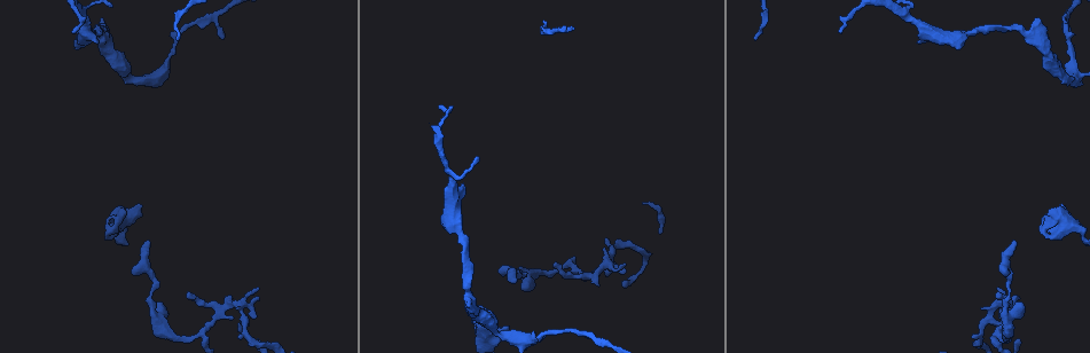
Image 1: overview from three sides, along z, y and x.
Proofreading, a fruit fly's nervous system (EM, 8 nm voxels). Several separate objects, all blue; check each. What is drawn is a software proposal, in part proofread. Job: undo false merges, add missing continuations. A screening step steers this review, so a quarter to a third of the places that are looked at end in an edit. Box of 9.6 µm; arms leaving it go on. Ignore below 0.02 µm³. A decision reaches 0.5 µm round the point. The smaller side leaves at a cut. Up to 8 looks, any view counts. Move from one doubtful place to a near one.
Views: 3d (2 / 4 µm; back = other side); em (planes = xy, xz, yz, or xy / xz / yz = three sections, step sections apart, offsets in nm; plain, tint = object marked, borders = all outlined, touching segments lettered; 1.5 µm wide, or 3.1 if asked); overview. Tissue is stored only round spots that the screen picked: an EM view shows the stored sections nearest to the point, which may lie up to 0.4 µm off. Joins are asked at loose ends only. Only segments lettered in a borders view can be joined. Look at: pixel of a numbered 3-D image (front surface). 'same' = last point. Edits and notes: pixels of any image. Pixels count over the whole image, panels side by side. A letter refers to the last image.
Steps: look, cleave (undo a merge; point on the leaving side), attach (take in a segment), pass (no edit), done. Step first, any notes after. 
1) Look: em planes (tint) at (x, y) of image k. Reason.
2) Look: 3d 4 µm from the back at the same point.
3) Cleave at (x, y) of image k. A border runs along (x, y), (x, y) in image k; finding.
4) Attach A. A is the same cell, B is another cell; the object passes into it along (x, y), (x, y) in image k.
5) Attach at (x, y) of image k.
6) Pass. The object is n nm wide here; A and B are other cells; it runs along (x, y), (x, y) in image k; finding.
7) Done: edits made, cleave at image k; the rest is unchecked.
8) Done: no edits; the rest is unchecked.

Look: 3d 4 µm at (75, 33) of image 1. Branch stops here.

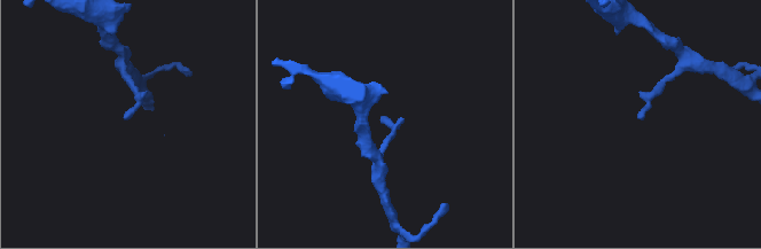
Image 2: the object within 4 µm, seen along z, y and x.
Look: em xz step 4 (borders) at (637, 117) of image 2. Need the tissue.

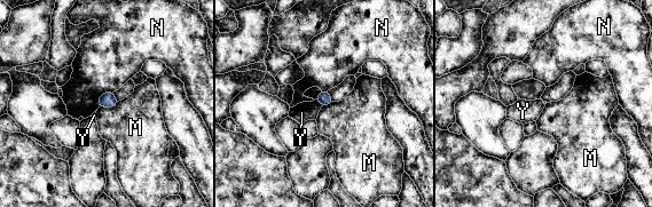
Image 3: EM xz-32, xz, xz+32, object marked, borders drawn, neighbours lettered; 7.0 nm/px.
Pass. The longest contact is with N, 160 nm; M, N and Y are other cells; a border runs along (112, 90), (99, 97), (97, 106) in image 3; none of them fits.

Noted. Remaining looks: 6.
Look: 3d 4 µm at (97, 33) of image 1. Calibre changes.

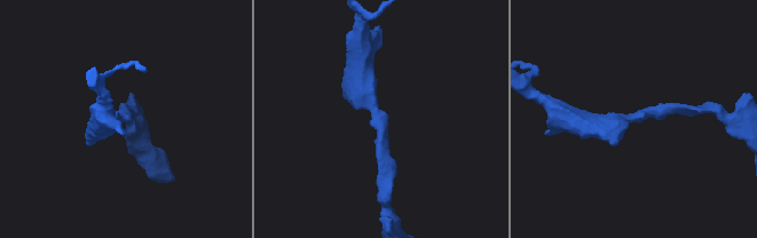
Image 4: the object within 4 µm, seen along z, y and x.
Look: em planes (borders) at (381, 121) of image 4.

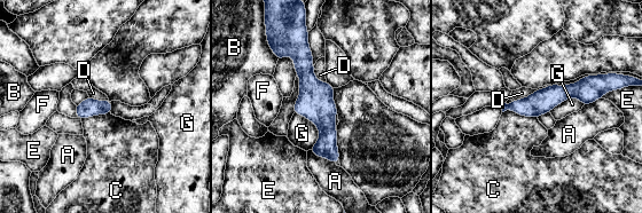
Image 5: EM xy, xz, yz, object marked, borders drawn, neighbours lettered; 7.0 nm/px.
Pass. A, B, C, D, E, F and G are other cells; a border runs along (294, 112), (319, 132), (310, 149) in image 5; continuous, no second neuron.

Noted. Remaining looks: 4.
Look: em planes (borders) at (1013, 242) of image 1. Branch stops here.

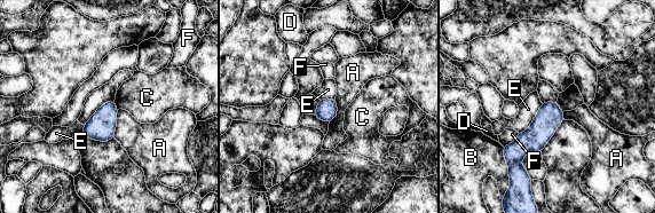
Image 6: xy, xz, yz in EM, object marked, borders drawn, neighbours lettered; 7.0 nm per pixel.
Pass. A, B, C, D, E and F are other cells; it runs along (553, 104), (513, 167) in image 6; no lettered segment goes on from it.

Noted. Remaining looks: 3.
Done: no edits; the rest is unchecked.

